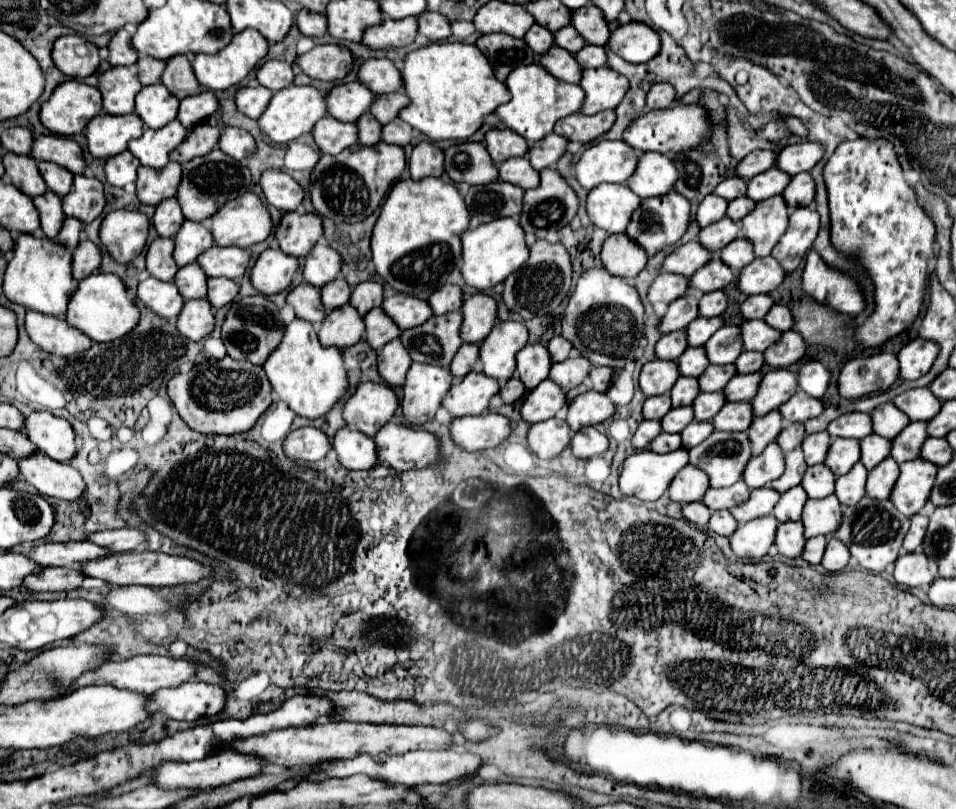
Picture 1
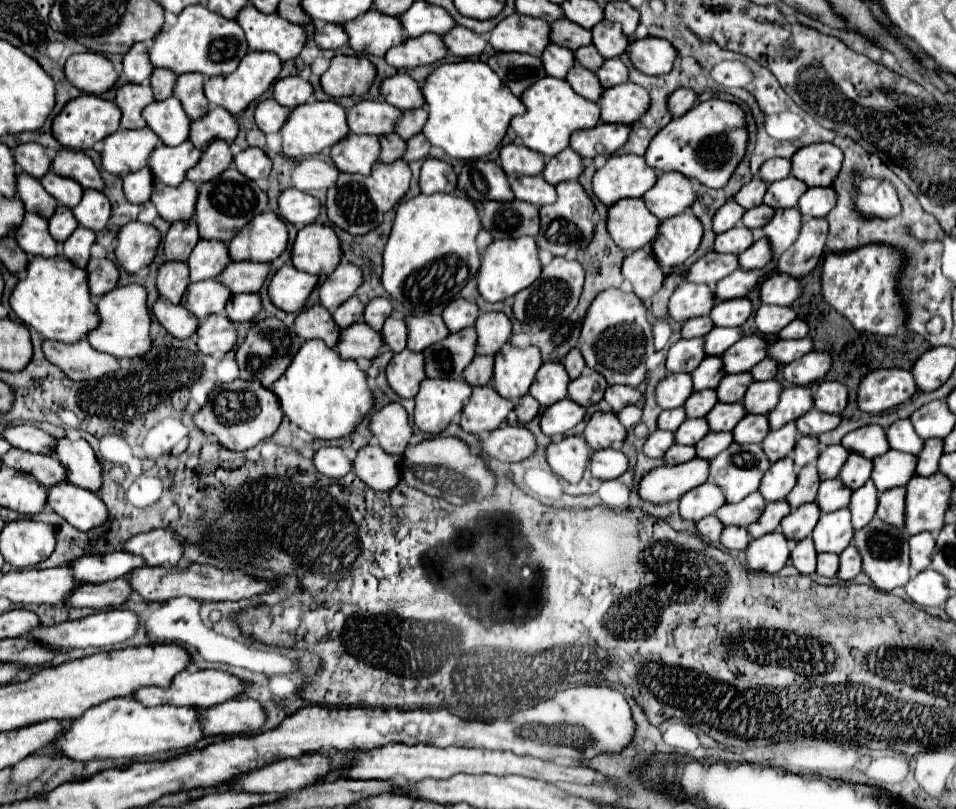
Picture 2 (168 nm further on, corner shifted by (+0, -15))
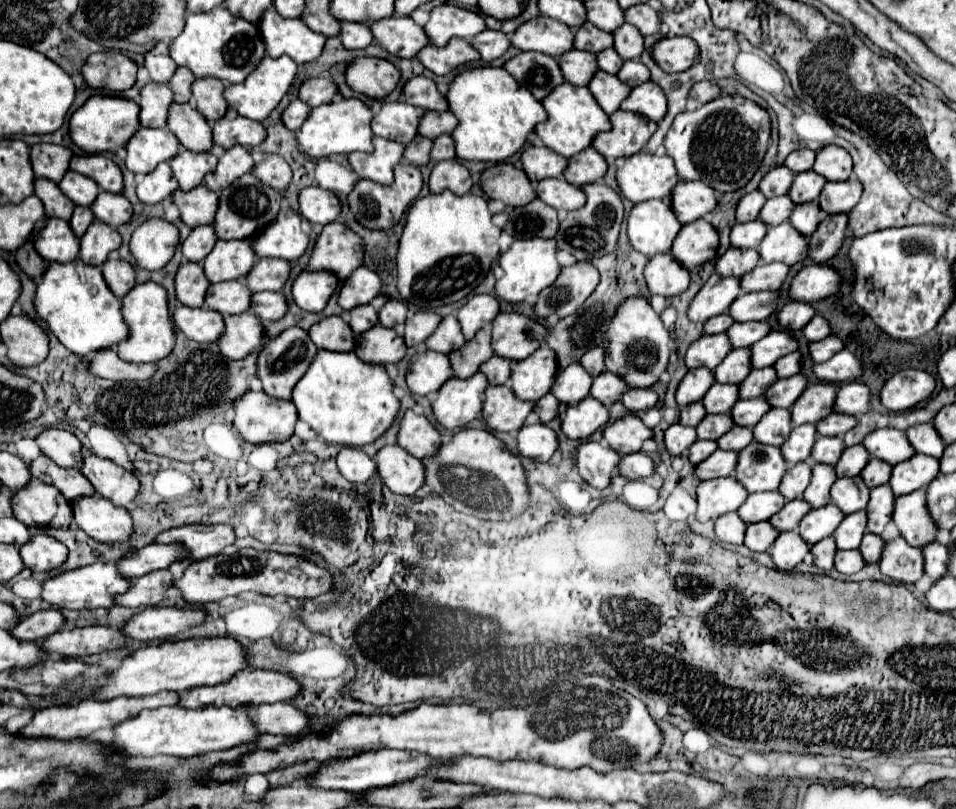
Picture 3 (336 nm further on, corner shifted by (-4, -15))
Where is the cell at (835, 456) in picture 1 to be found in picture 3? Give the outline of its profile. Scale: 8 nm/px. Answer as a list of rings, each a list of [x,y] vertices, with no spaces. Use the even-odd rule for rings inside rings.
[[[873,458],[873,460],[867,464],[867,468],[861,472],[861,476],[863,476],[863,480],[865,480],[865,484],[867,484],[869,488],[875,488],[875,486],[881,486],[881,484],[887,484],[887,482],[889,482],[891,468],[893,468],[891,464]]]

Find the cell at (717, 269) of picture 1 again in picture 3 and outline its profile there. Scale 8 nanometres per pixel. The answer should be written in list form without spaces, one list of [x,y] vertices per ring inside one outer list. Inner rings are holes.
[[[759,264],[755,270],[747,272],[741,280],[741,288],[745,292],[761,292],[761,290],[779,290],[789,274],[787,264]]]

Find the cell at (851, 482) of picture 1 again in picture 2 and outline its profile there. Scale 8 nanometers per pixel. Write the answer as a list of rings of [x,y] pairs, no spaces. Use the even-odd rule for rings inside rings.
[[[867,480],[867,484],[863,484],[863,488],[857,488],[851,494],[849,510],[851,510],[851,522],[853,522],[855,530],[859,530],[871,522],[871,516],[875,516],[875,510],[877,510],[877,498],[879,498],[877,488],[871,480]]]

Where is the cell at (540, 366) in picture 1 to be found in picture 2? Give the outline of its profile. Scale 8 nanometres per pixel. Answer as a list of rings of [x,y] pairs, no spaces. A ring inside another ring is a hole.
[[[545,362],[539,372],[535,374],[535,384],[531,384],[531,396],[543,406],[551,406],[557,400],[563,400],[567,396],[567,384],[569,376],[559,362]]]

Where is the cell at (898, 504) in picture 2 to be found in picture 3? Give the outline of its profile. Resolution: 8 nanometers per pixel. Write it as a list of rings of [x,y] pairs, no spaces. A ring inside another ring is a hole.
[[[925,490],[899,496],[895,500],[893,522],[897,524],[907,544],[915,548],[923,548],[923,544],[931,544],[931,540],[937,540],[935,522],[931,520],[931,514],[927,512]]]

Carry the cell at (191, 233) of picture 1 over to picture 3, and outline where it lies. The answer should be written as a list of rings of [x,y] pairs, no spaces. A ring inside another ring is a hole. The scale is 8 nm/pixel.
[[[219,240],[211,254],[203,260],[209,282],[225,282],[245,278],[257,256],[247,240]]]

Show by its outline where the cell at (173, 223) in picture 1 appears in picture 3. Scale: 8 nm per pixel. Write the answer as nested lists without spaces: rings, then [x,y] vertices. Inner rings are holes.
[[[199,226],[199,228],[193,228],[189,238],[183,242],[181,252],[189,262],[203,262],[207,252],[211,252],[217,240],[219,238],[215,236],[213,226]]]

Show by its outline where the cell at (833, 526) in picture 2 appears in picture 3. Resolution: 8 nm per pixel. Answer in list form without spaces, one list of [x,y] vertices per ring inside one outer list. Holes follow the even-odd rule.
[[[859,510],[855,514],[845,516],[843,524],[839,524],[839,528],[833,534],[833,538],[837,542],[837,548],[839,550],[859,548],[861,538],[865,534],[865,528],[867,528],[867,512],[865,510]]]

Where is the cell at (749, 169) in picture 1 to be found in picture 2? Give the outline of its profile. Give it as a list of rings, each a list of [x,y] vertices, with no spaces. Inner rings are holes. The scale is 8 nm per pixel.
[[[771,158],[767,160],[761,168],[759,168],[759,178],[761,180],[769,180],[771,182],[777,182],[777,180],[783,180],[785,176],[791,174],[791,162],[785,160],[785,158]]]

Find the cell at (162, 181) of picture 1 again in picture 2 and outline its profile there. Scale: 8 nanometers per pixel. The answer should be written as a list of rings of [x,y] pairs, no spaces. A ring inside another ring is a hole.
[[[183,180],[179,188],[155,182],[151,194],[151,204],[155,204],[159,216],[167,222],[191,218],[195,214],[195,200],[197,200],[197,186],[191,184],[189,180]]]

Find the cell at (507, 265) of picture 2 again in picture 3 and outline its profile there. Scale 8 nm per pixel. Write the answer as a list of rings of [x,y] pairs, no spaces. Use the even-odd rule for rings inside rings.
[[[545,238],[515,240],[513,246],[505,254],[501,254],[501,258],[499,258],[499,264],[505,270],[505,276],[501,280],[497,280],[495,294],[511,304],[539,296],[539,292],[543,288],[551,286],[561,272],[561,266],[559,266],[555,254],[557,254],[557,244],[553,238],[551,240],[545,240]]]

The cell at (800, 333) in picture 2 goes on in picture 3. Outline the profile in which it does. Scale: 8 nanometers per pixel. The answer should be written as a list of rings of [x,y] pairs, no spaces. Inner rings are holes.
[[[817,314],[817,316],[803,328],[803,334],[805,334],[805,338],[807,338],[809,342],[817,342],[817,340],[827,338],[827,336],[831,334],[831,328],[829,328],[827,320]]]

